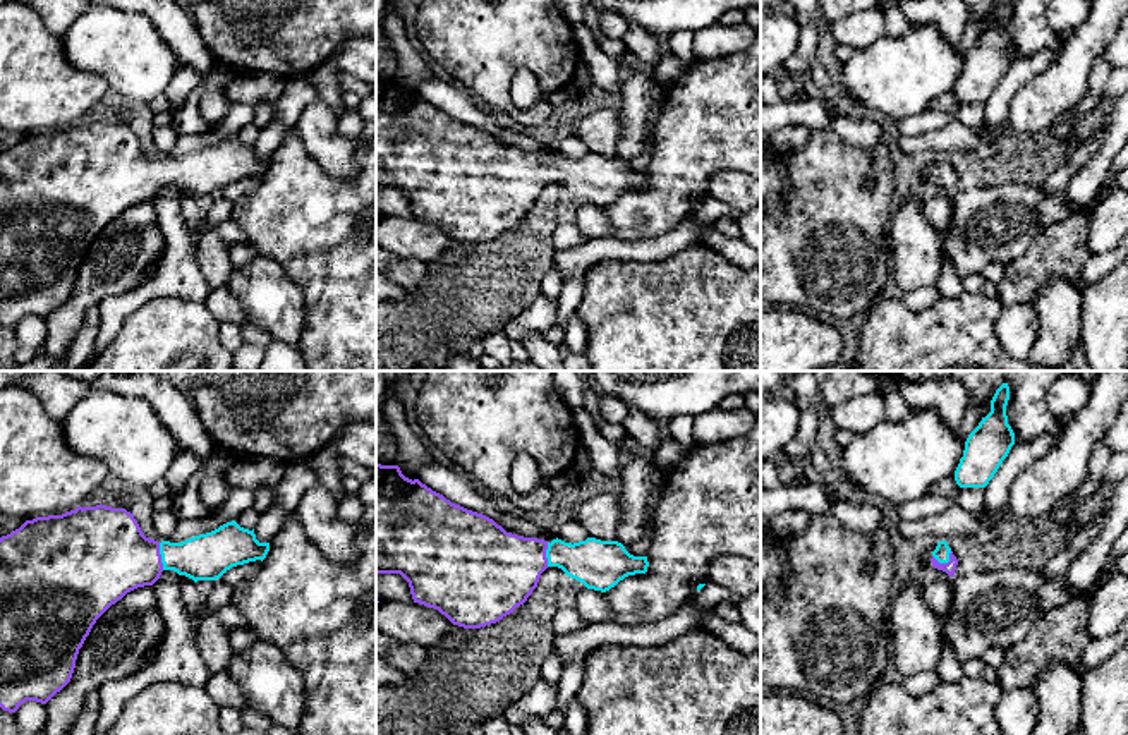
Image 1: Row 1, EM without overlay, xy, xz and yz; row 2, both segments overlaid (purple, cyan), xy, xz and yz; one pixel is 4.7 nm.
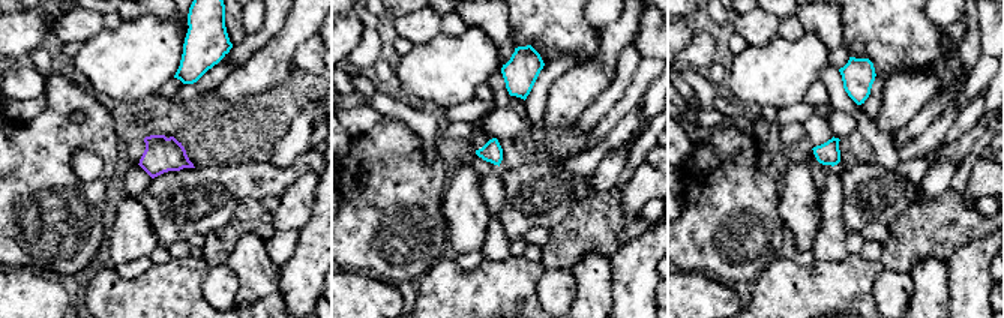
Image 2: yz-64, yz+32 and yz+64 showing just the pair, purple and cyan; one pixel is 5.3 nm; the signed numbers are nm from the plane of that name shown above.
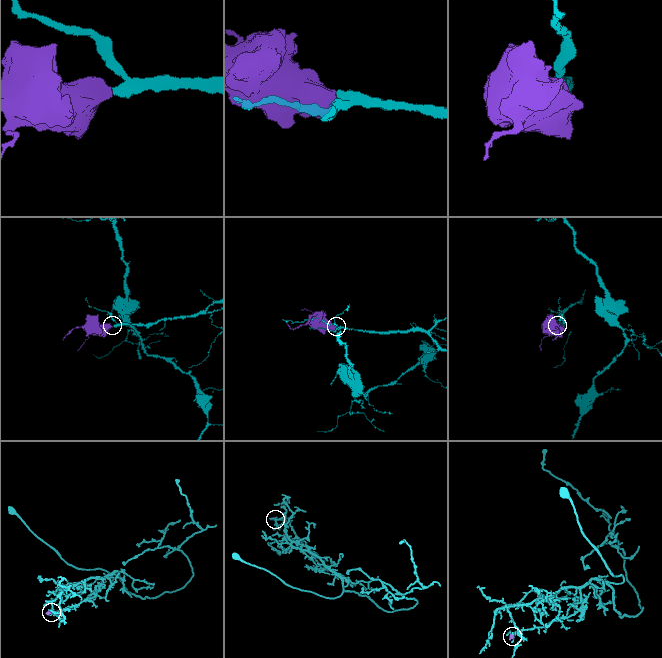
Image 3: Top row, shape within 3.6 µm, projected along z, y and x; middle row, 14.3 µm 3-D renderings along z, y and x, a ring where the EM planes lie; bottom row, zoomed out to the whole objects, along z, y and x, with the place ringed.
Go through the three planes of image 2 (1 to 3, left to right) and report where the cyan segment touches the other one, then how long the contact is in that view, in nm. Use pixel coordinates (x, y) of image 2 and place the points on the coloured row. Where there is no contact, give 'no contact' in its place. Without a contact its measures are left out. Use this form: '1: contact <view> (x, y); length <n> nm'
1: no contact
2: no contact
3: no contact

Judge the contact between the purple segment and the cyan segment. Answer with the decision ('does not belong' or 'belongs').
belongs

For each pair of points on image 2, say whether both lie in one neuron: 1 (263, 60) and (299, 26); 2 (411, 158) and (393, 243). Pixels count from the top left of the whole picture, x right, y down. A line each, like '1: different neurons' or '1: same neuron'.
1: same neuron
2: same neuron

